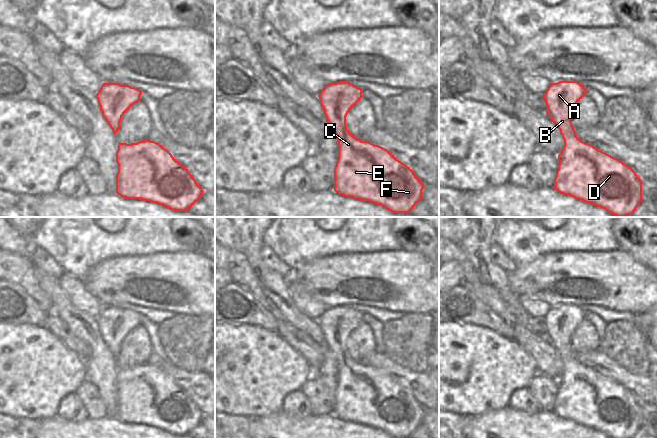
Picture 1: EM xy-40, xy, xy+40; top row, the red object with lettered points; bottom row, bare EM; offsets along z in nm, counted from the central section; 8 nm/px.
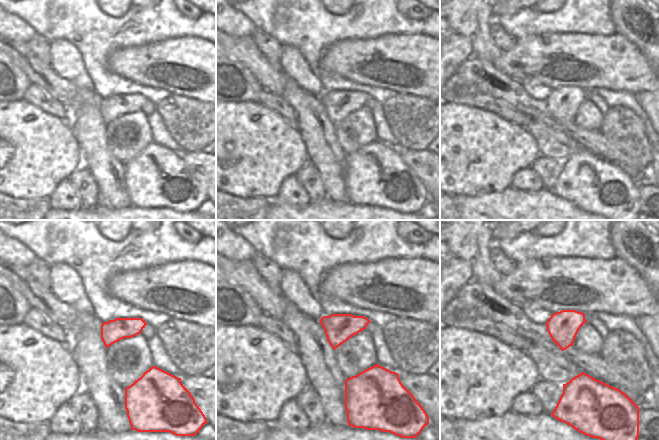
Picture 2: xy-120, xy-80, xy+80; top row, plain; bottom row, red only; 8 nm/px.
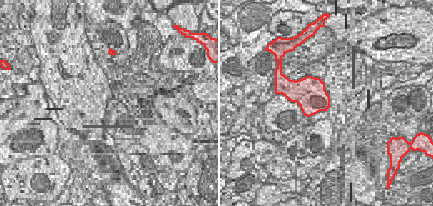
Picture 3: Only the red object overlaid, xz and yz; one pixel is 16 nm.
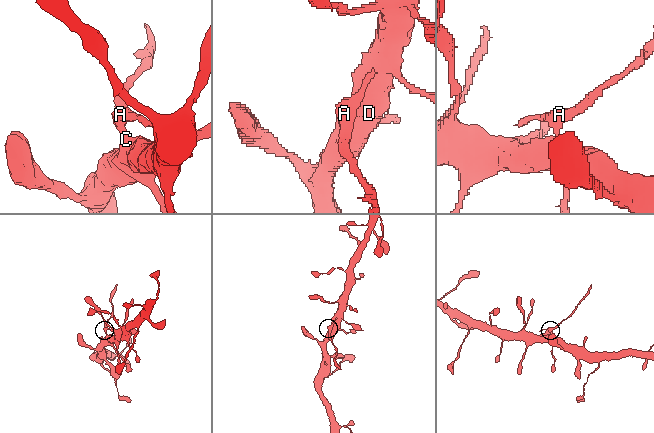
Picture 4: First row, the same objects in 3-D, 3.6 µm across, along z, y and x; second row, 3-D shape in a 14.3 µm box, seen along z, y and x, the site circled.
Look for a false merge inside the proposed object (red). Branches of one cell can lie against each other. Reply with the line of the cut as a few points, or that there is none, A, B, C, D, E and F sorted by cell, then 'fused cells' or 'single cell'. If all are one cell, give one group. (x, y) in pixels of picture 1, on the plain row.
cut xy+40 (573, 352), (562, 359); groups A B / C D E F; fused cells

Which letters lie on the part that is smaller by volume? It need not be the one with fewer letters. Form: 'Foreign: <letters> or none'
Foreign: A, B

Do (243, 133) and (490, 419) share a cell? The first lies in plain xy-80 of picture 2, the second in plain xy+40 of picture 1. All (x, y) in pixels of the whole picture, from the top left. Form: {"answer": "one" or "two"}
{"answer": "two"}

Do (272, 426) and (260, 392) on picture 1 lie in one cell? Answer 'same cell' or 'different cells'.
different cells

